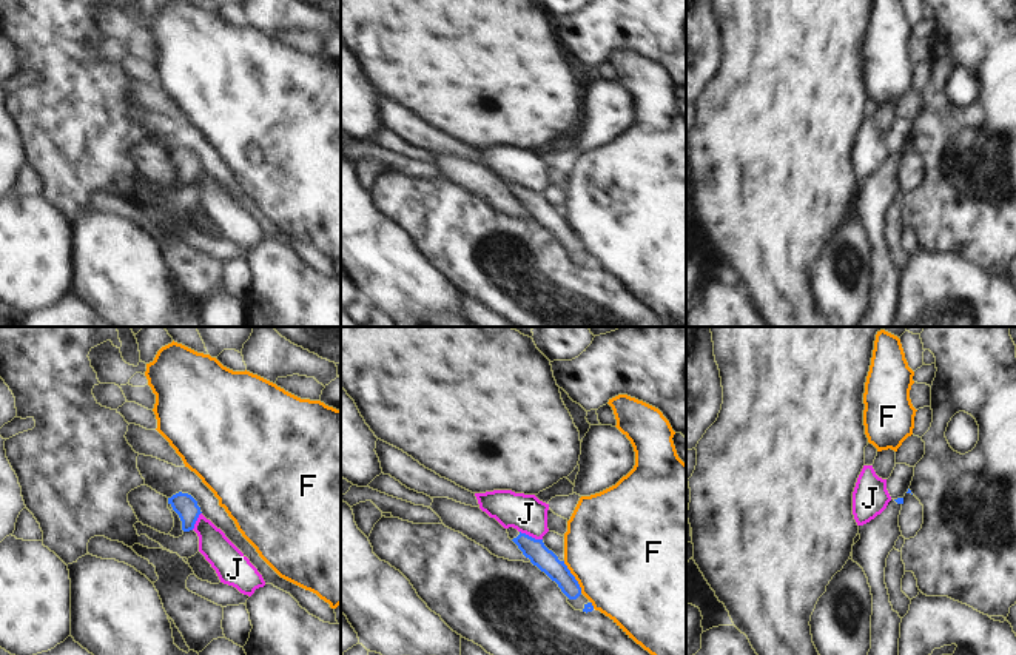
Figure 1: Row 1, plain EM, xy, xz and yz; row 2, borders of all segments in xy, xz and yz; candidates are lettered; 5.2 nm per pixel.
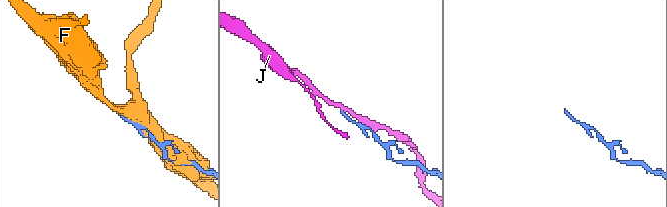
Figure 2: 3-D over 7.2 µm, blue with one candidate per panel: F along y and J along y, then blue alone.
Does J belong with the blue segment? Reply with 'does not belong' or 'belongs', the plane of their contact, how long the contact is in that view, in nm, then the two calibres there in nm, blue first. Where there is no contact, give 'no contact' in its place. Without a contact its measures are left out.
does not belong; contact in xz; length 130 nm; calibres 110 and 200 nm

